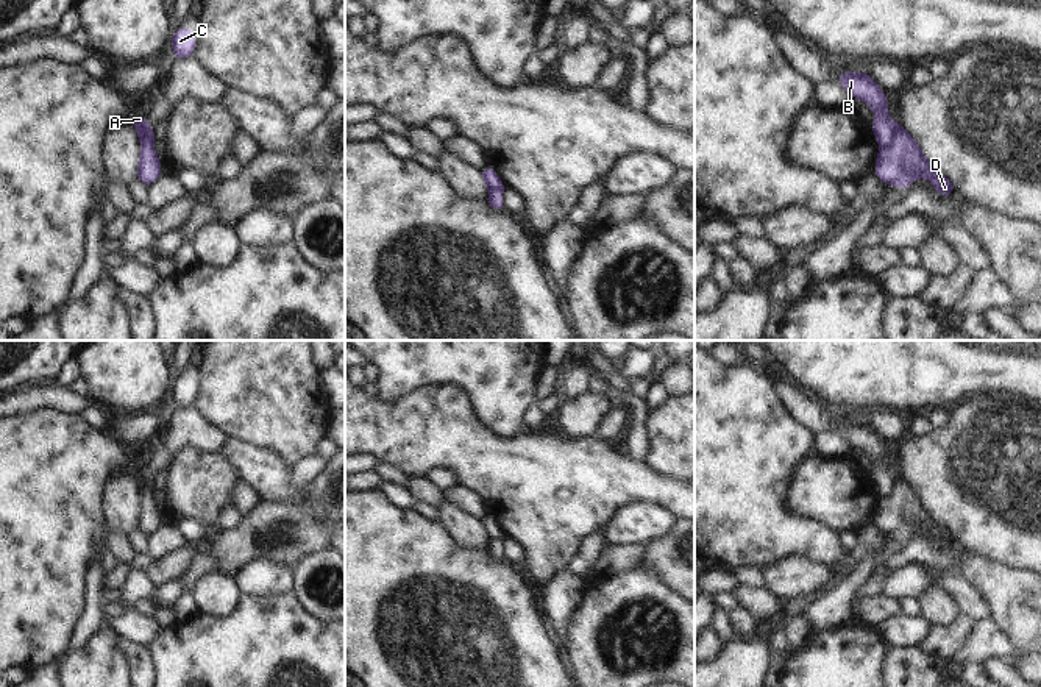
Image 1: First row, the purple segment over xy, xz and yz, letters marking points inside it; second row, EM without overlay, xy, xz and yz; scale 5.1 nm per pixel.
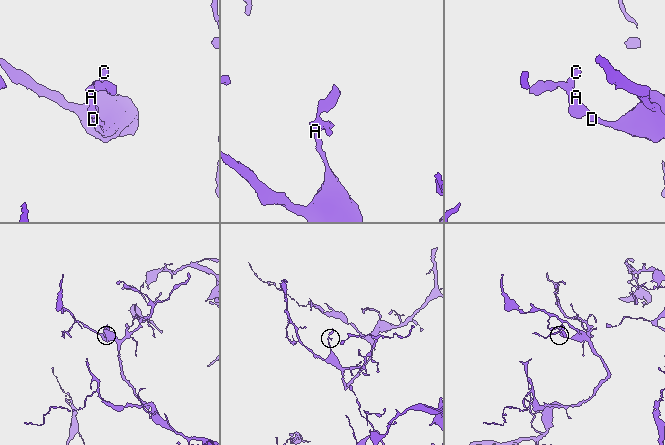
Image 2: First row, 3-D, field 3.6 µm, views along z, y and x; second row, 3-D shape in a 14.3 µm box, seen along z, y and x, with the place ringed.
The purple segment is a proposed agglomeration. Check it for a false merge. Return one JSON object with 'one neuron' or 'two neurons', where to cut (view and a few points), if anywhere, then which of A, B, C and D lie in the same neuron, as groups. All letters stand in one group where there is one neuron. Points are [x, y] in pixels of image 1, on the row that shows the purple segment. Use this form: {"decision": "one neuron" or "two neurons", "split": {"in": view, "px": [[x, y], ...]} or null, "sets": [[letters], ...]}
{"decision": "two neurons", "split": {"in": "yz", "px": [[896, 125], [893, 142], [882, 149]]}, "sets": [["A", "B", "C"], ["D"]]}

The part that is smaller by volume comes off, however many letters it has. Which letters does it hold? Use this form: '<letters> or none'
A, B, C

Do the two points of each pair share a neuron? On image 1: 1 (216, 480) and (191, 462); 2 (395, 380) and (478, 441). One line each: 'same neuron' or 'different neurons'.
1: same neuron
2: different neurons

